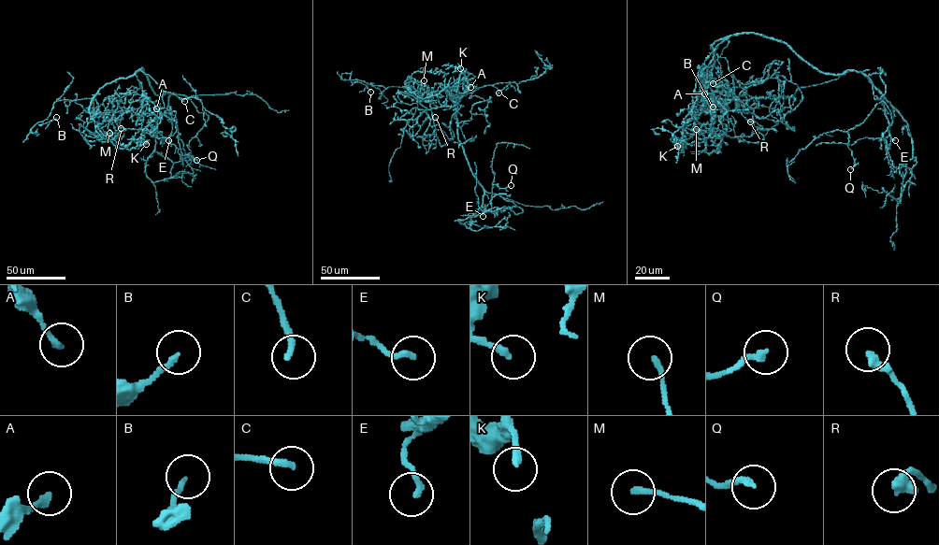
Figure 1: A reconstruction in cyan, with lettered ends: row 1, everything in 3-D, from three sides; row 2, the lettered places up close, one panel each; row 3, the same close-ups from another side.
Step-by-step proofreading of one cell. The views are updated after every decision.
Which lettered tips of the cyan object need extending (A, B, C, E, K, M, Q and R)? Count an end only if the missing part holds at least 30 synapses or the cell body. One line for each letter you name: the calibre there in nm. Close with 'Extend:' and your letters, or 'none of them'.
Extend: none of them

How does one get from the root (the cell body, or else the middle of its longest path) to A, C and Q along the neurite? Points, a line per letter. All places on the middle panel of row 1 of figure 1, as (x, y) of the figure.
A: (451, 98), (445, 92), (403, 87), (430, 109), (446, 104), (446, 89), (455, 102), (470, 87)
C: (451, 98), (455, 103), (478, 88), (489, 85), (498, 93)
Q: (451, 98), (457, 138), (470, 171), (483, 191), (482, 207), (490, 201), (493, 183), (500, 189), (511, 185)

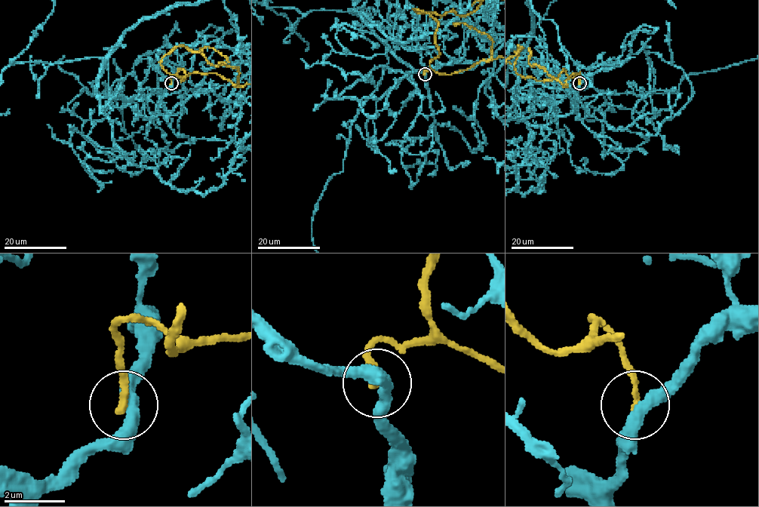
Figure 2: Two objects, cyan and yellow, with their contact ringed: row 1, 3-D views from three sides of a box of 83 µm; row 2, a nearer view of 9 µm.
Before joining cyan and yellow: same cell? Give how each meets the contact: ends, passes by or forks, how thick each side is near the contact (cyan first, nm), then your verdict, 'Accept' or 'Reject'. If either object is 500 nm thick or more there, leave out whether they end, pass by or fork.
At the ring cyan passes by. At the ring yellow ends. Thickness 400 nm (cyan) against 240 nm. Reject

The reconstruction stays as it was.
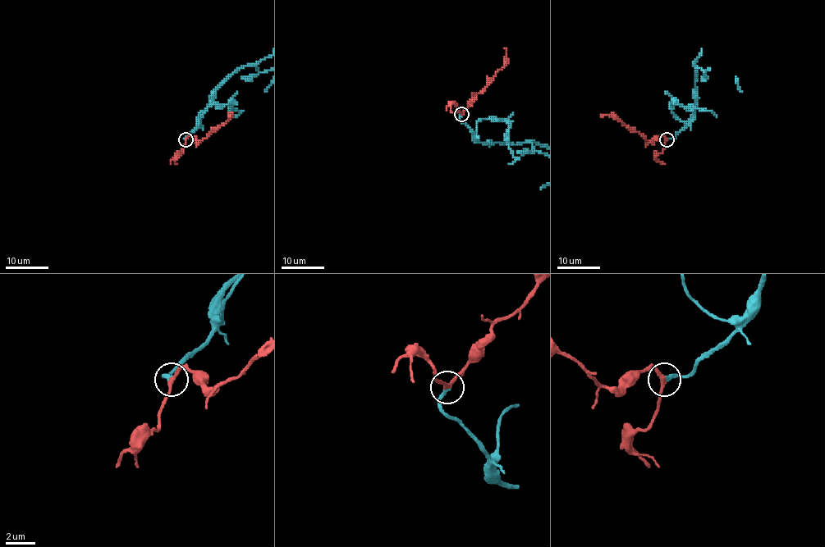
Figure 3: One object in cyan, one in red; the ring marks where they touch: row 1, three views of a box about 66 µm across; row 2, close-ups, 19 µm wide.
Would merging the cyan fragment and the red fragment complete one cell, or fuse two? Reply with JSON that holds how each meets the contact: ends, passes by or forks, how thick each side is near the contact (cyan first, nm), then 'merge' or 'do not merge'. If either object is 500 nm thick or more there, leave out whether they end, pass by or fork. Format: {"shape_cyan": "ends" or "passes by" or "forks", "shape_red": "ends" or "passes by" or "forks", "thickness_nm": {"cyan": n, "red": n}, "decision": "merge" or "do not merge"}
{"shape_cyan": "ends", "shape_red": "passes by", "thickness_nm": {"cyan": 280, "red": 260}, "decision": "merge"}

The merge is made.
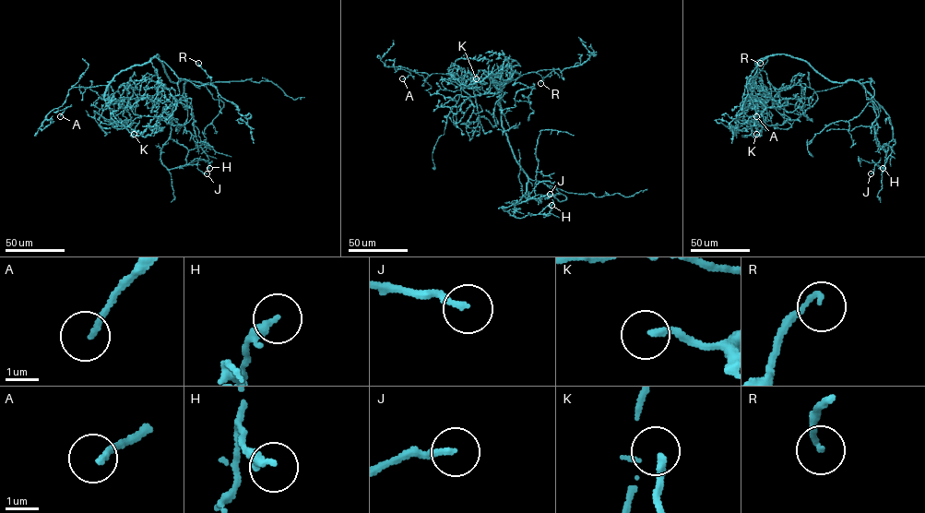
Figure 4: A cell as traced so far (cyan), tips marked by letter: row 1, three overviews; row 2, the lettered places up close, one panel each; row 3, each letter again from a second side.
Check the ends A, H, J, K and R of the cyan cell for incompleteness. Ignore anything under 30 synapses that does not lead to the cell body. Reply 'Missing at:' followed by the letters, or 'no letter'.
Missing at: A, K

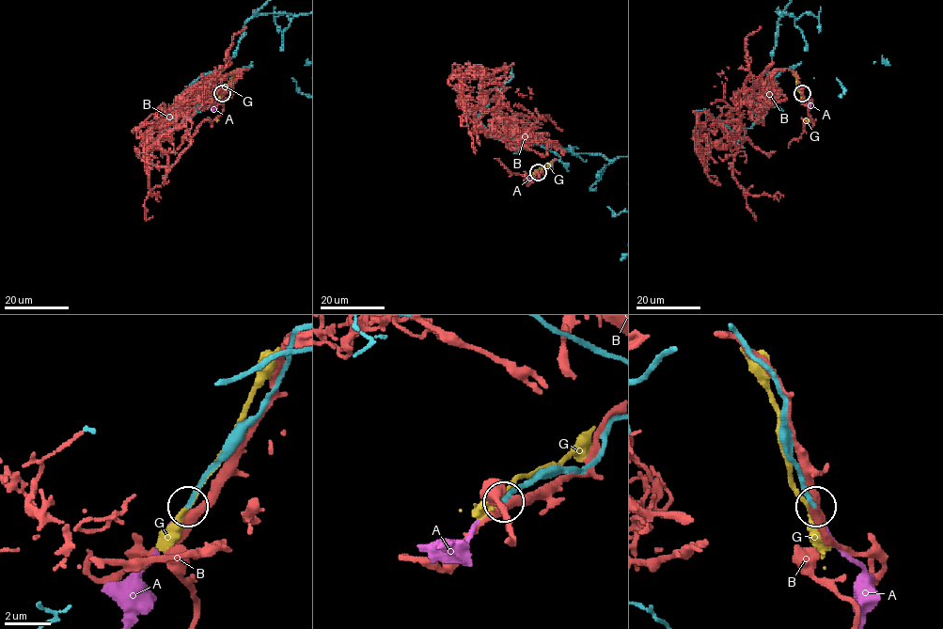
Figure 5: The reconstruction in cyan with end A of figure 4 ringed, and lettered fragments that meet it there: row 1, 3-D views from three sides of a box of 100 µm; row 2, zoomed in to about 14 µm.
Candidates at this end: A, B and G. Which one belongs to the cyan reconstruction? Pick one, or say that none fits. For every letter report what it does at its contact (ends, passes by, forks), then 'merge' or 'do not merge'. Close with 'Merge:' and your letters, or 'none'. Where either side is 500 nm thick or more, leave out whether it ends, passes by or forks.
A: it ends; merge
B: it passes by; do not merge
G: it passes by; do not merge
Merge: A

